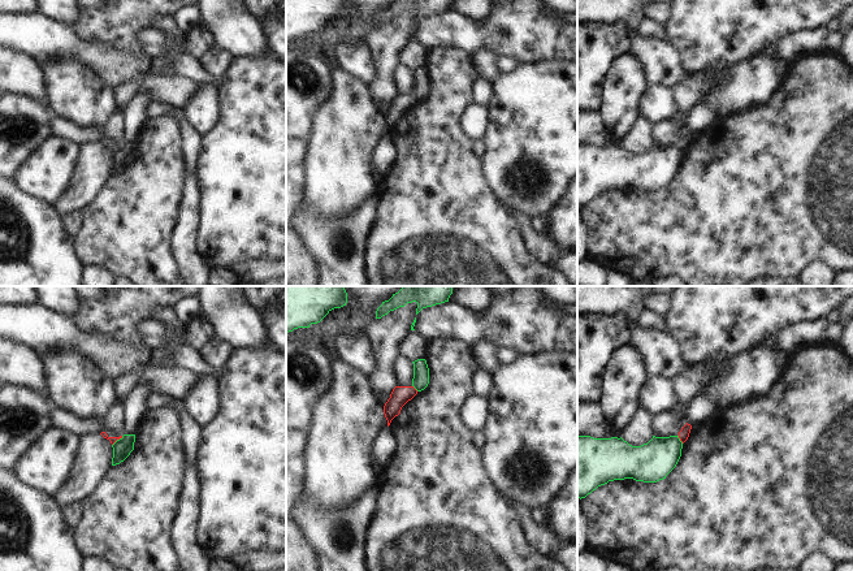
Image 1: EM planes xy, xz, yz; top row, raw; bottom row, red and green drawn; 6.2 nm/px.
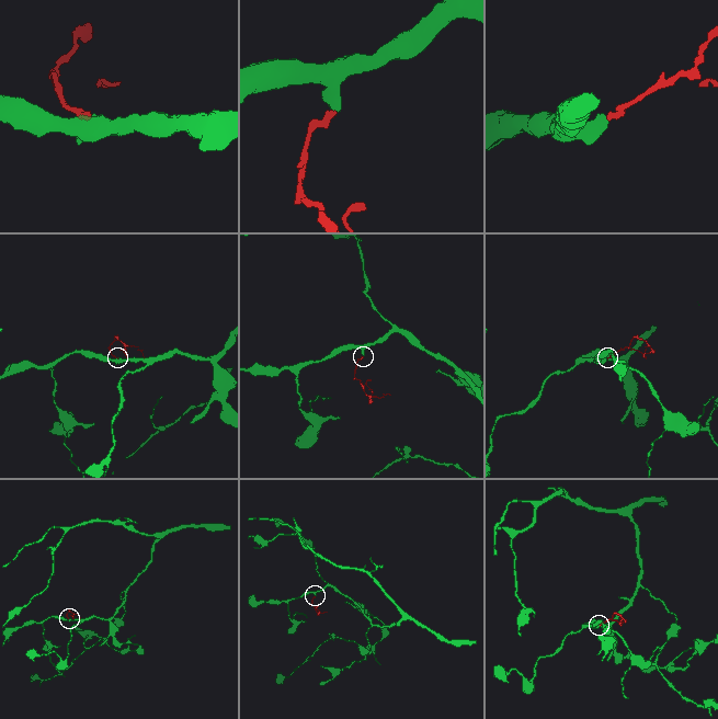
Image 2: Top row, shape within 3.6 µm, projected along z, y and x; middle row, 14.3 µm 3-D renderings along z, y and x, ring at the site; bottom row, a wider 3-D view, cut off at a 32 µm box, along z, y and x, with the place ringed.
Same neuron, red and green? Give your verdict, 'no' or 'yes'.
no

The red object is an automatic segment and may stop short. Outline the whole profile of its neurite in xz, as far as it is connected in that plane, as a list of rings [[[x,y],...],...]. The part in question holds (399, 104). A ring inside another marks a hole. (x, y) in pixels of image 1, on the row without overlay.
[[[395,95],[390,107],[384,114],[384,122],[387,129],[387,135],[391,129],[400,122],[402,116],[417,103],[413,95]]]

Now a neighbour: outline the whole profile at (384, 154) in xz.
[[[390,135],[381,138],[372,152],[372,169],[384,177],[394,163],[395,150],[397,146]]]

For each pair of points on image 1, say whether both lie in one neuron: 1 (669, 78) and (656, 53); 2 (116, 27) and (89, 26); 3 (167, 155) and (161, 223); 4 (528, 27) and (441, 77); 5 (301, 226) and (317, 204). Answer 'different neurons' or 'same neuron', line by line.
1: same neuron
2: same neuron
3: same neuron
4: different neurons
5: different neurons

